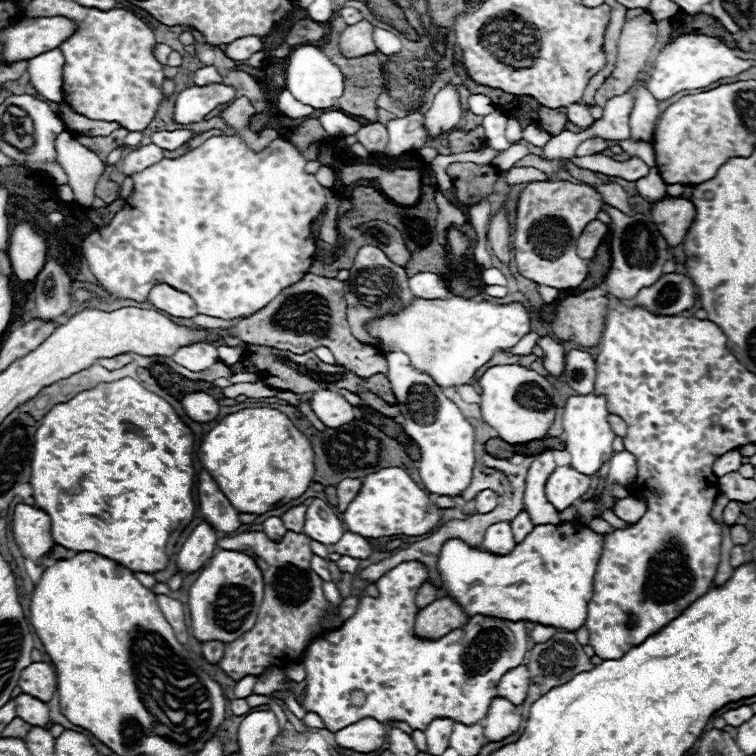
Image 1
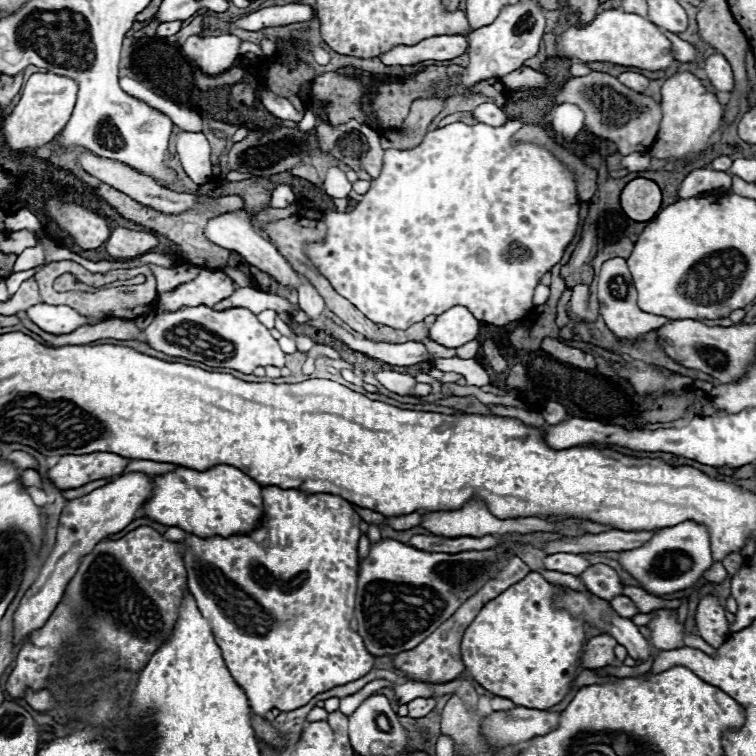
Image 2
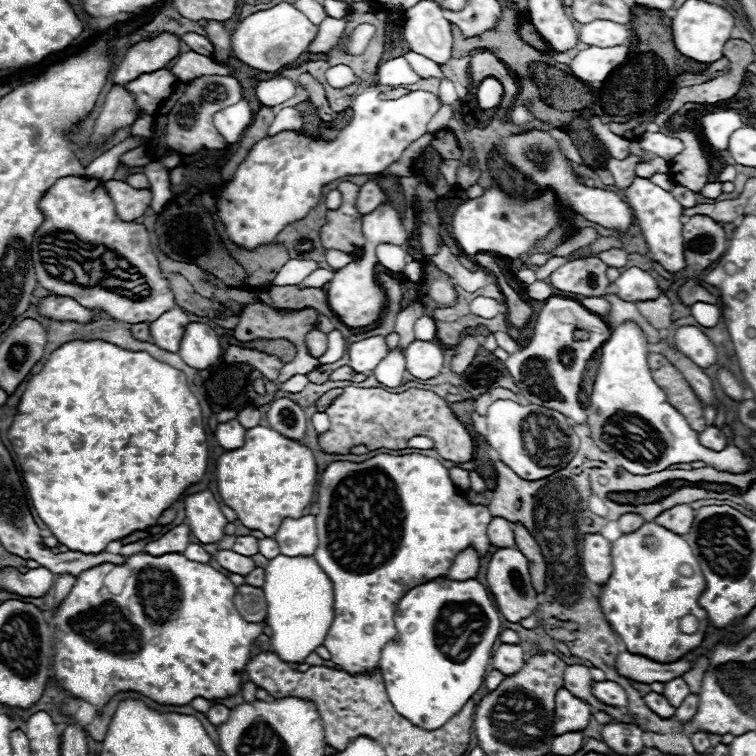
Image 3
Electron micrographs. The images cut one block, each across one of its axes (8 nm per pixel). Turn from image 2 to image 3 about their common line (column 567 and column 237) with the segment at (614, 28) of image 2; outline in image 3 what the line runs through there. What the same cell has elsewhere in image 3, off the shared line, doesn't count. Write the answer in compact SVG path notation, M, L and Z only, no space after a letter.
M280 2L274 8L250 14L236 26L232 34L232 54L256 70L278 72L280 68L296 62L300 54L308 52L308 46L314 42L316 34L318 34L316 24L312 24L292 4Z

